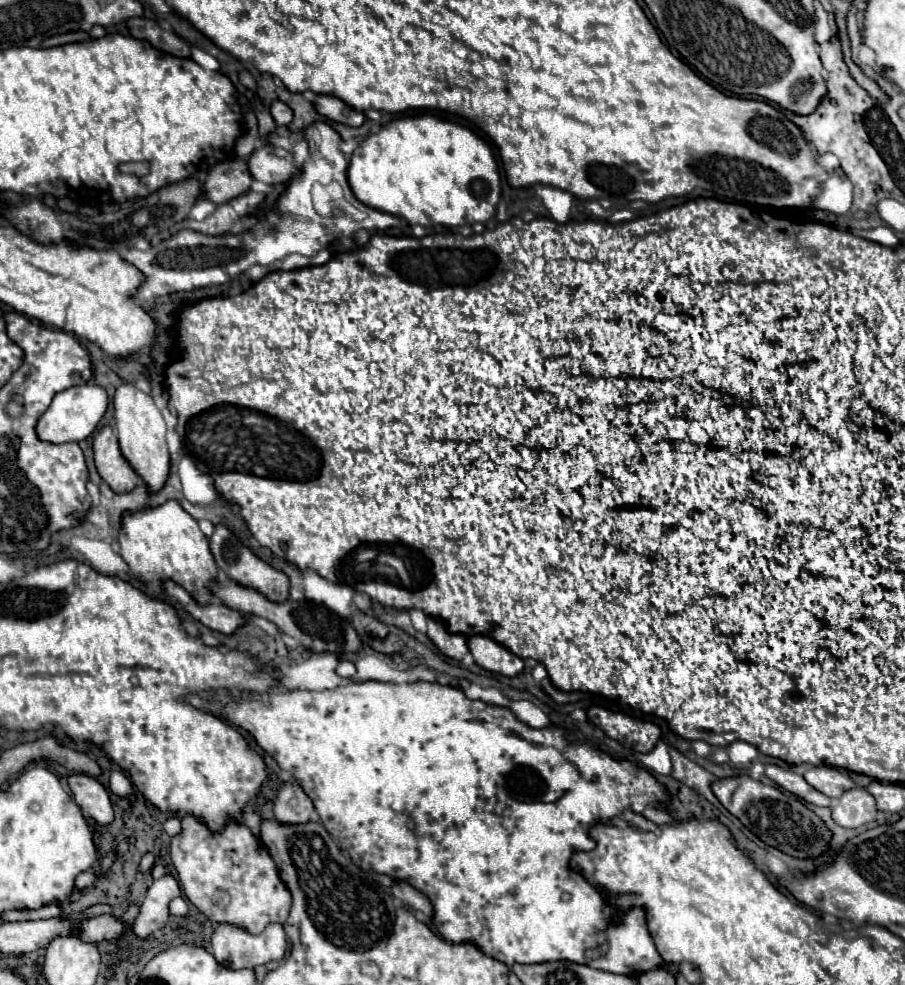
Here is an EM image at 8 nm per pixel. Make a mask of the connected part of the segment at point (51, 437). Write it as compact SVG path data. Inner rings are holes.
M95 383L69 387L61 393L57 393L49 405L49 409L39 417L35 433L41 441L47 443L71 443L71 441L83 441L87 439L99 425L101 417L107 411L107 393Z

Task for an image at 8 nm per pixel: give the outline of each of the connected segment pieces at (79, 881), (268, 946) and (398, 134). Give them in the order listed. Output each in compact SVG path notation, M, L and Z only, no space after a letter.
M91 871L81 873L75 880L75 891L81 891L96 882L98 876Z
M271 923L269 927L265 927L265 931L261 935L249 935L247 931L241 931L239 927L229 927L229 925L219 925L213 933L211 939L211 951L217 959L219 965L227 965L233 969L253 969L257 965L265 965L269 961L279 961L285 955L287 949L287 937L283 931L283 925Z
M435 115L395 119L387 123L379 133L363 139L363 143L353 151L349 159L347 179L353 195L367 207L399 215L411 225L423 227L459 227L473 225L477 221L485 223L493 219L495 207L501 197L497 163L489 145L483 139L479 139L471 129L453 121L443 121Z

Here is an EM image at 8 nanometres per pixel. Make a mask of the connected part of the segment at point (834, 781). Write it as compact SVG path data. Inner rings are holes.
M811 767L803 777L807 779L809 785L813 785L817 791L829 795L831 799L837 799L847 789L855 787L849 773L835 769L835 767Z

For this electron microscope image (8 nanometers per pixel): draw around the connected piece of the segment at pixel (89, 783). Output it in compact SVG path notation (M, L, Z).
M73 773L67 777L67 785L73 793L75 803L81 807L85 815L93 817L97 823L103 825L113 821L113 807L109 801L109 793L95 777Z

